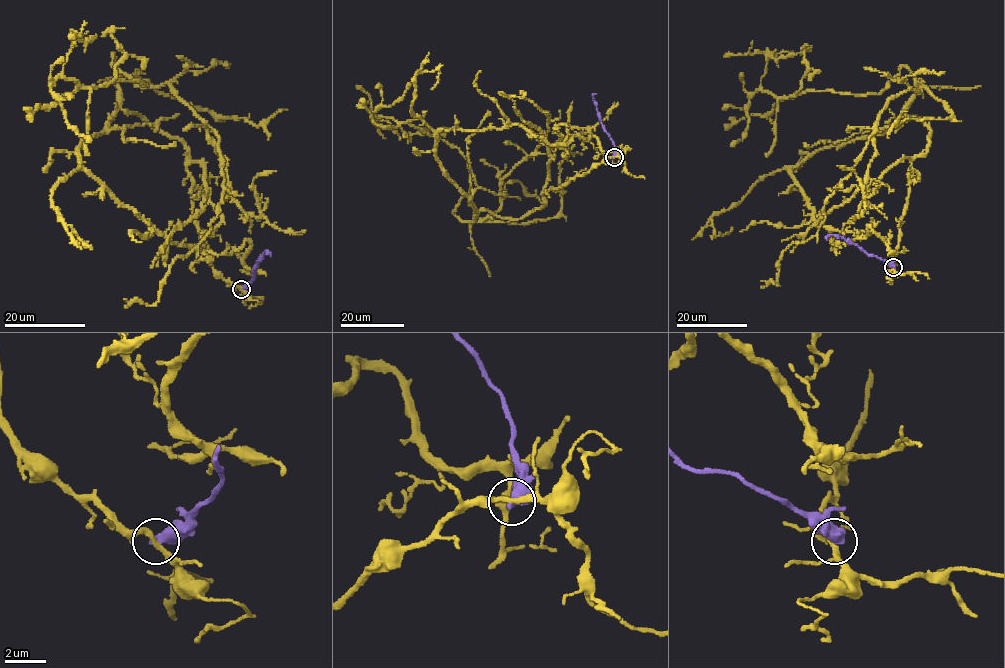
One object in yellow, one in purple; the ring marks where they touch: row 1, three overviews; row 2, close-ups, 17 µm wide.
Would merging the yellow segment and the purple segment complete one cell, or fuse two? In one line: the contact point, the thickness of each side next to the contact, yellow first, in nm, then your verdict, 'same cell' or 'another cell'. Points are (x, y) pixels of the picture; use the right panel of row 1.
place (893, 267); calibres 240 and 500 nm; another cell

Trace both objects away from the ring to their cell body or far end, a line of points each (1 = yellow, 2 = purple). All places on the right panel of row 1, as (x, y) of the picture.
1: (893, 267), (924, 123), (902, 114), (792, 168), (816, 222), (856, 238), (869, 226), (893, 252), (904, 247)
2: (893, 267), (841, 237), (829, 235), (827, 240)

